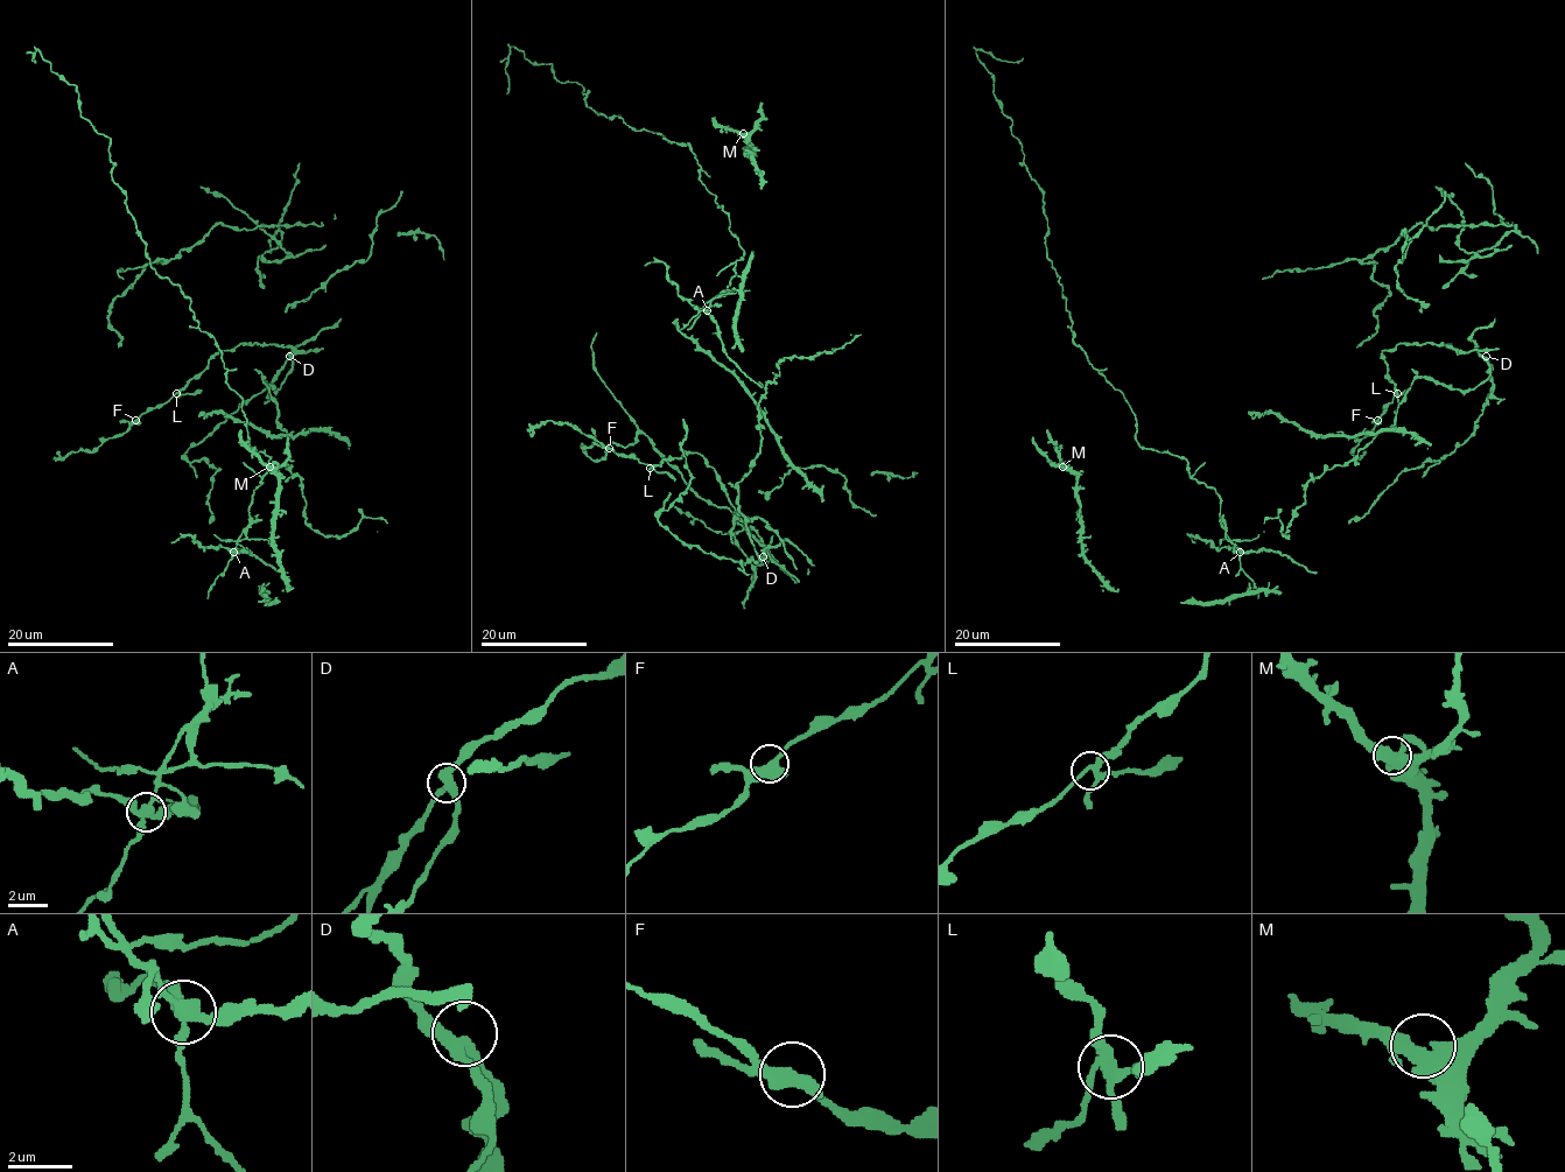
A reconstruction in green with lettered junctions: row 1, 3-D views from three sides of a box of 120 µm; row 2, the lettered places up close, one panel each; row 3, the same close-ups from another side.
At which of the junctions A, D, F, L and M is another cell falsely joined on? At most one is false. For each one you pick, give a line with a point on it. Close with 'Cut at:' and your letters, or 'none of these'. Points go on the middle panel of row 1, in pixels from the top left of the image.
A: Place: (707, 310)
Cut at: A

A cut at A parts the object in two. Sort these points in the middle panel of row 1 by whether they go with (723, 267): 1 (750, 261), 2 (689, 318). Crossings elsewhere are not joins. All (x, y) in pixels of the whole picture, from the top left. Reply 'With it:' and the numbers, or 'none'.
With it: 2

